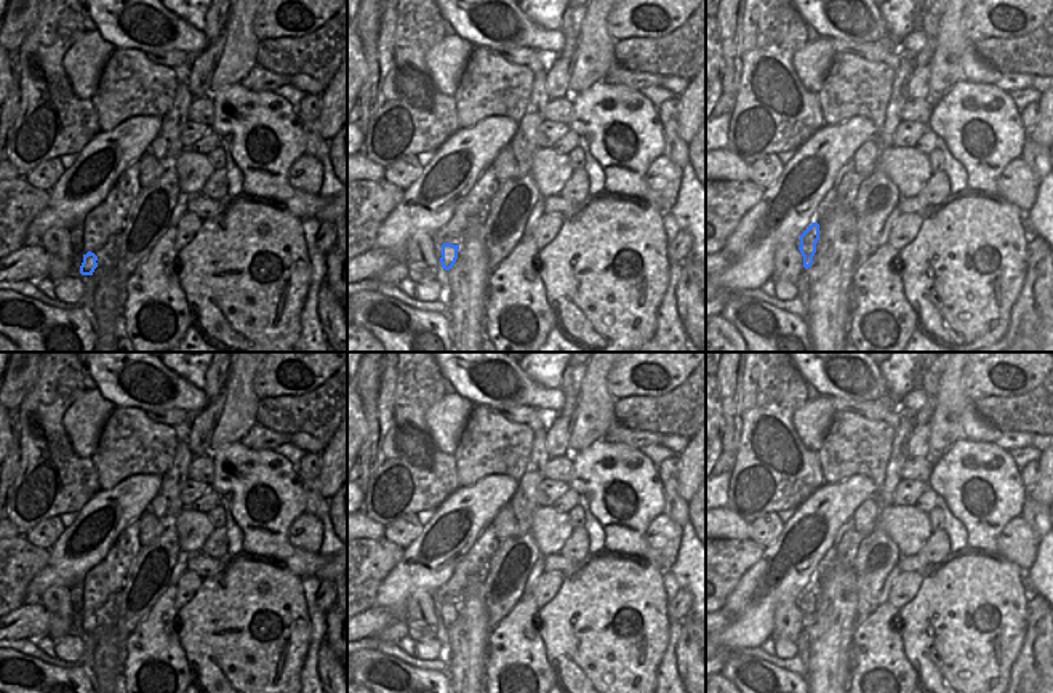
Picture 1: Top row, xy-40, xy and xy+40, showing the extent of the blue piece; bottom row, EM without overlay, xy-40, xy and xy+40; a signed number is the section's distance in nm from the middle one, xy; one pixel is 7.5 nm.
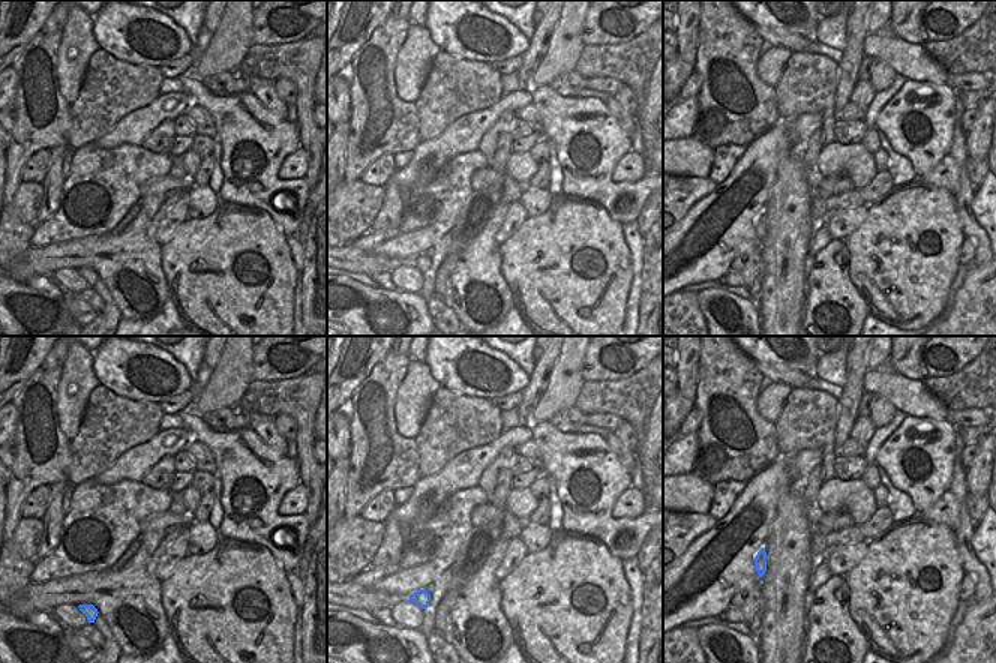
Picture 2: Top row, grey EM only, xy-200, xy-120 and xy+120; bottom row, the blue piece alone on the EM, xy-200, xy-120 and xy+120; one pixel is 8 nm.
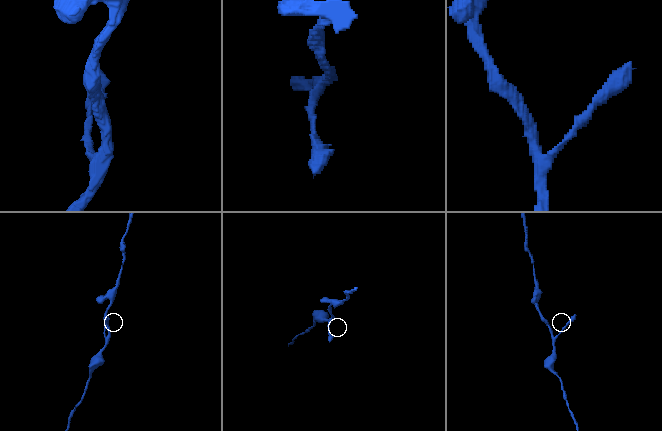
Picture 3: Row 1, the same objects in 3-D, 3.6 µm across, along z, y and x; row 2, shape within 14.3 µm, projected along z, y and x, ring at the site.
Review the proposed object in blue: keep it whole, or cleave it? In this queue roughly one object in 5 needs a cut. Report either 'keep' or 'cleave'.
keep

